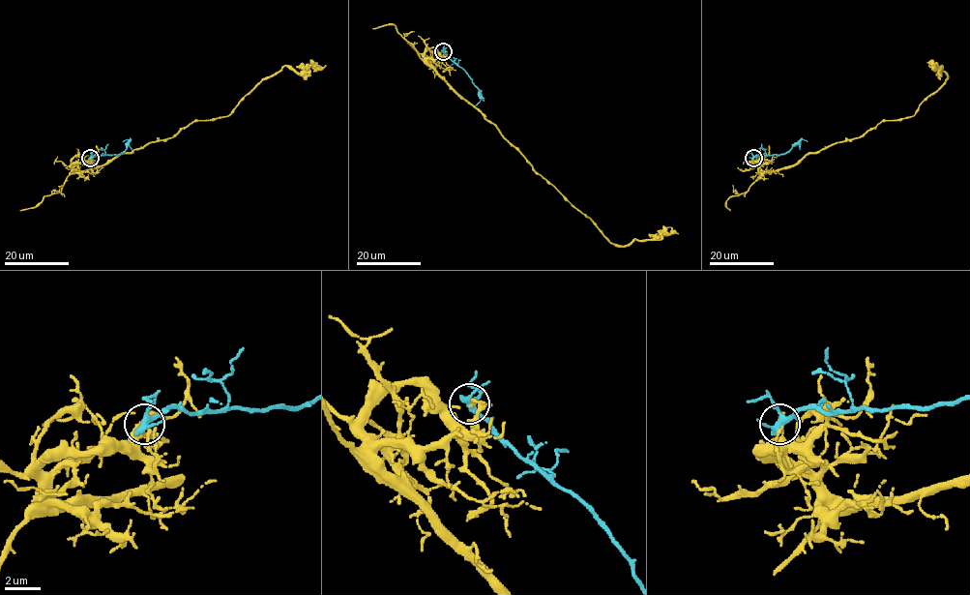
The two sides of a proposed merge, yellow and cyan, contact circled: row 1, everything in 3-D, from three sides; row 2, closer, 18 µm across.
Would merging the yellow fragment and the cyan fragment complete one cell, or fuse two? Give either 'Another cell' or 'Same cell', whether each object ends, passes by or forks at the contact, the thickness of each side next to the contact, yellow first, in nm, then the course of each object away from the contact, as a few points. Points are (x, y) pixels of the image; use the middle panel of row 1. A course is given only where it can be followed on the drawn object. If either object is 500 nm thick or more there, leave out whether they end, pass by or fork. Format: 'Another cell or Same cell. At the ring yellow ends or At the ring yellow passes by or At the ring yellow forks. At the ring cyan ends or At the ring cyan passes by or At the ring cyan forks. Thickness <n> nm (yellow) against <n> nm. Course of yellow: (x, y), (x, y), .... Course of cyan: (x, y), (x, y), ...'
Another cell. At the ring yellow ends. At the ring cyan forks. Thickness 120 nm (yellow) against 280 nm. Course of yellow: (443, 51), (443, 55), (430, 47), (424, 59), (610, 242), (628, 245), (634, 239), (649, 240), (678, 234). Course of cyan: (443, 51), (477, 88), (481, 99), (475, 105)

